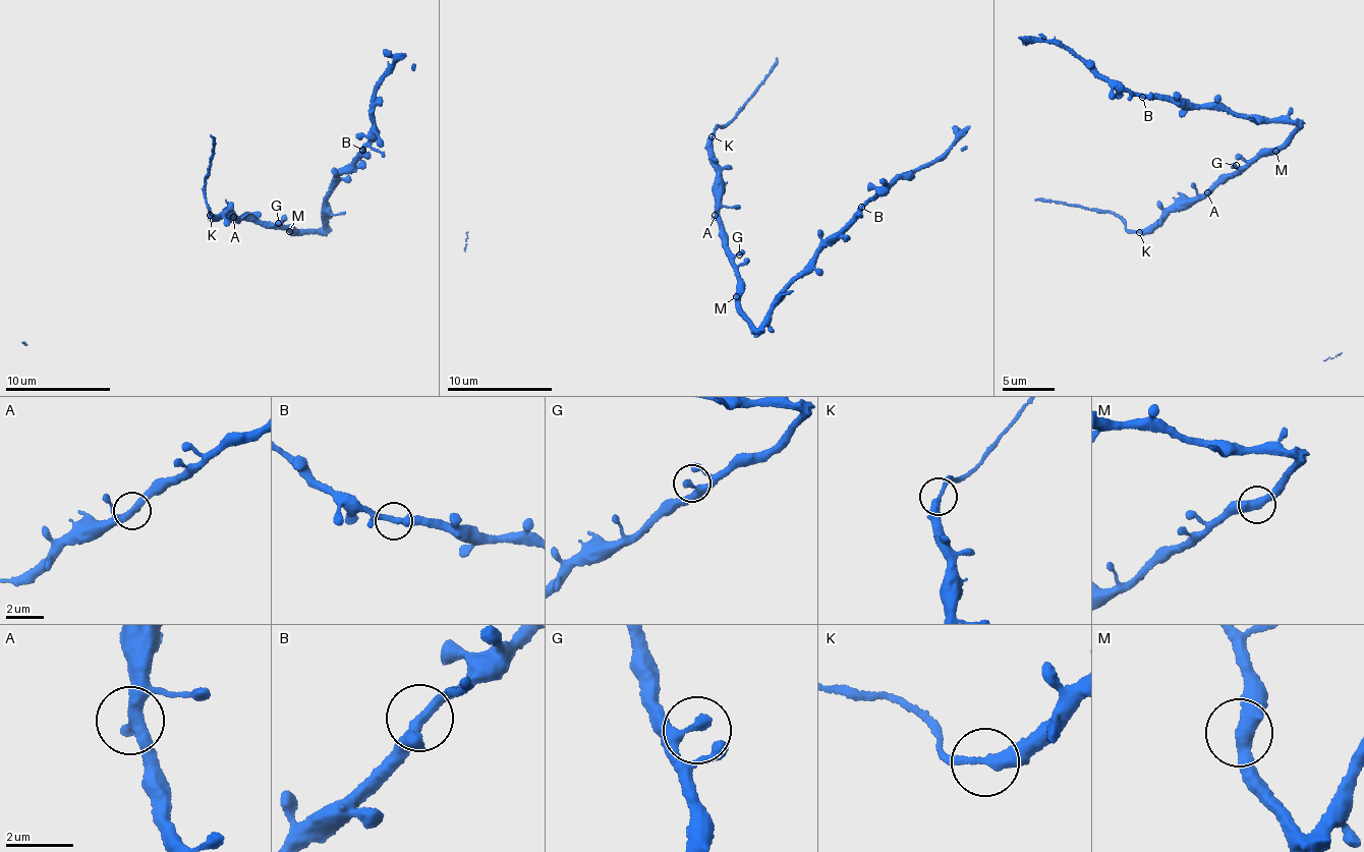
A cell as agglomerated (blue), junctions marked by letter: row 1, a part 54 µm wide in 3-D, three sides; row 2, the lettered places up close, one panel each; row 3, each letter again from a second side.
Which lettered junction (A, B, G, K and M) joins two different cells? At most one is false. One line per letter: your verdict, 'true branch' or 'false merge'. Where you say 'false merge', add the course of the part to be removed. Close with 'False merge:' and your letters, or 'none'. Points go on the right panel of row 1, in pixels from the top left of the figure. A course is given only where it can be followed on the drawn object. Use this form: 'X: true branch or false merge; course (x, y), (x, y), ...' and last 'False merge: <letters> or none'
A: true branch
B: true branch
G: true branch
K: false merge; course (1138, 231), (1128, 230), (1111, 212), (1034, 199)
M: true branch
False merge: K

